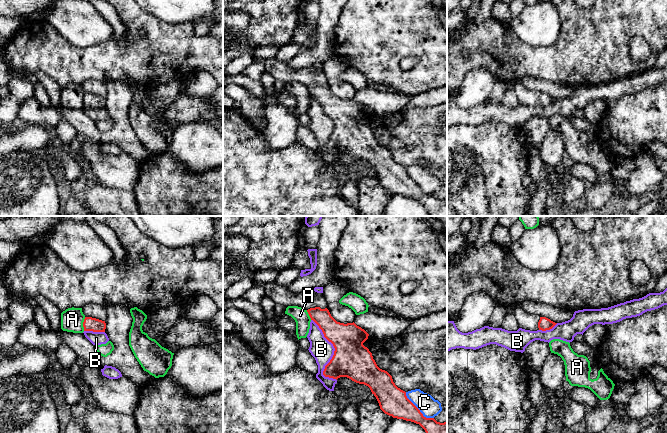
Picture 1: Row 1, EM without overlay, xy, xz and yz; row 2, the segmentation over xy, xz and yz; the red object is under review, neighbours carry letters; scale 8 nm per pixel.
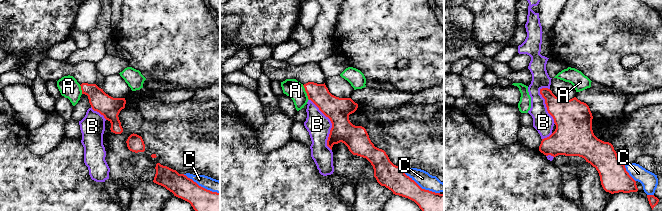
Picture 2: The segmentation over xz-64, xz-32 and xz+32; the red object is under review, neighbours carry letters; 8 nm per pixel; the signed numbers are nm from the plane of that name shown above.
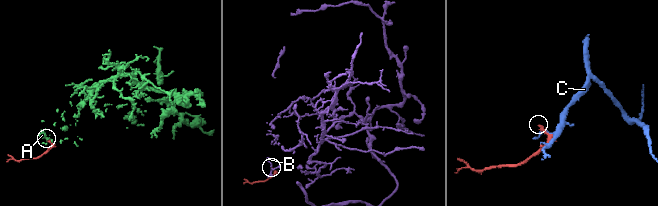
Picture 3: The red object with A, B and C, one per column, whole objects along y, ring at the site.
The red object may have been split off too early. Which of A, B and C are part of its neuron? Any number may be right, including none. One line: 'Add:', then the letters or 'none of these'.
Add: none of these

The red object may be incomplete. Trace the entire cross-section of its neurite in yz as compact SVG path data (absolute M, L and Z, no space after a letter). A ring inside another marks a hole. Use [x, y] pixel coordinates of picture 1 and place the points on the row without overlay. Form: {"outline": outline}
{"outline": "M519 81L513 82L512 89L518 97L519 103L525 106L546 107L552 105L557 100L546 93L527 89Z"}

